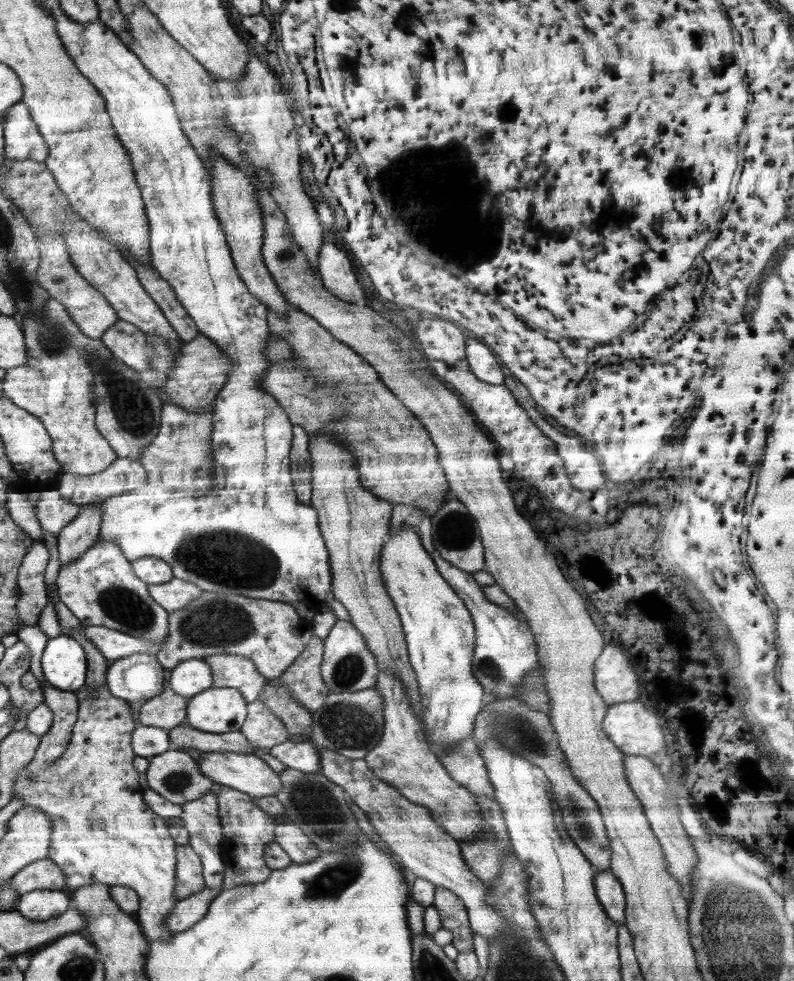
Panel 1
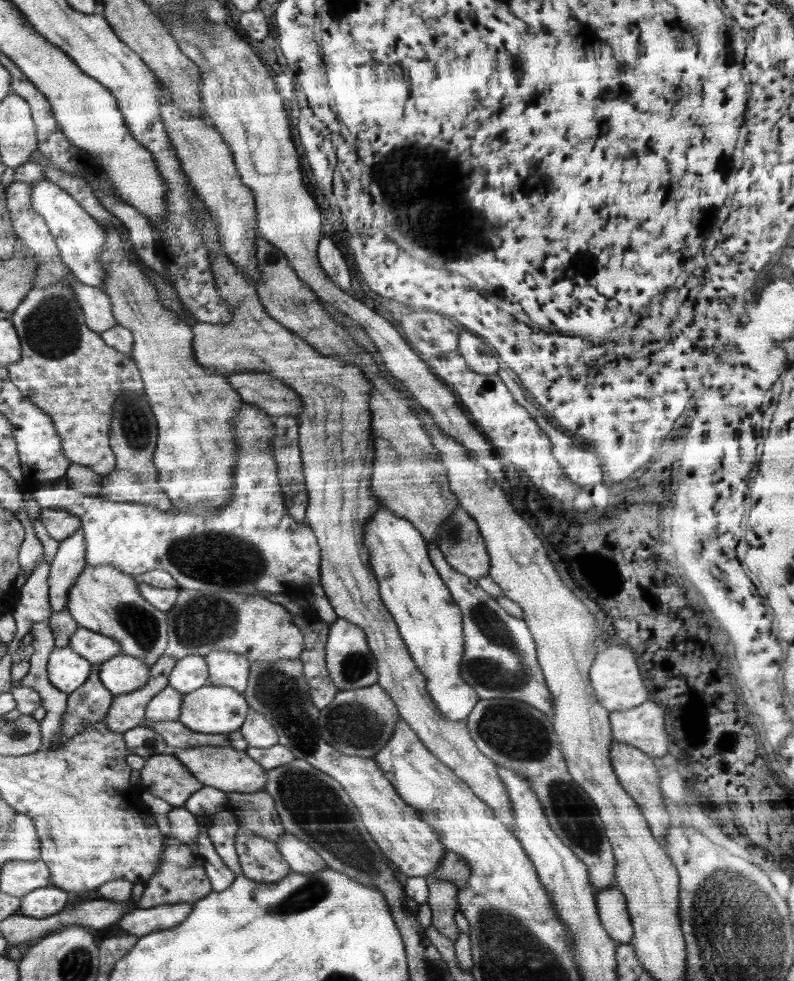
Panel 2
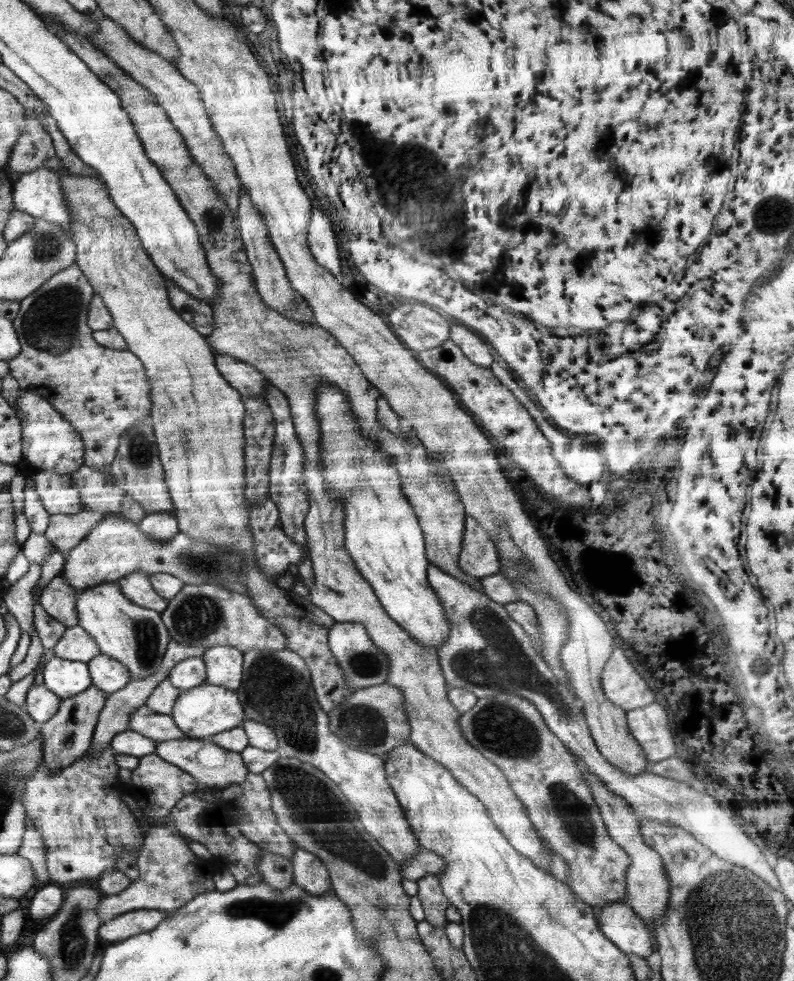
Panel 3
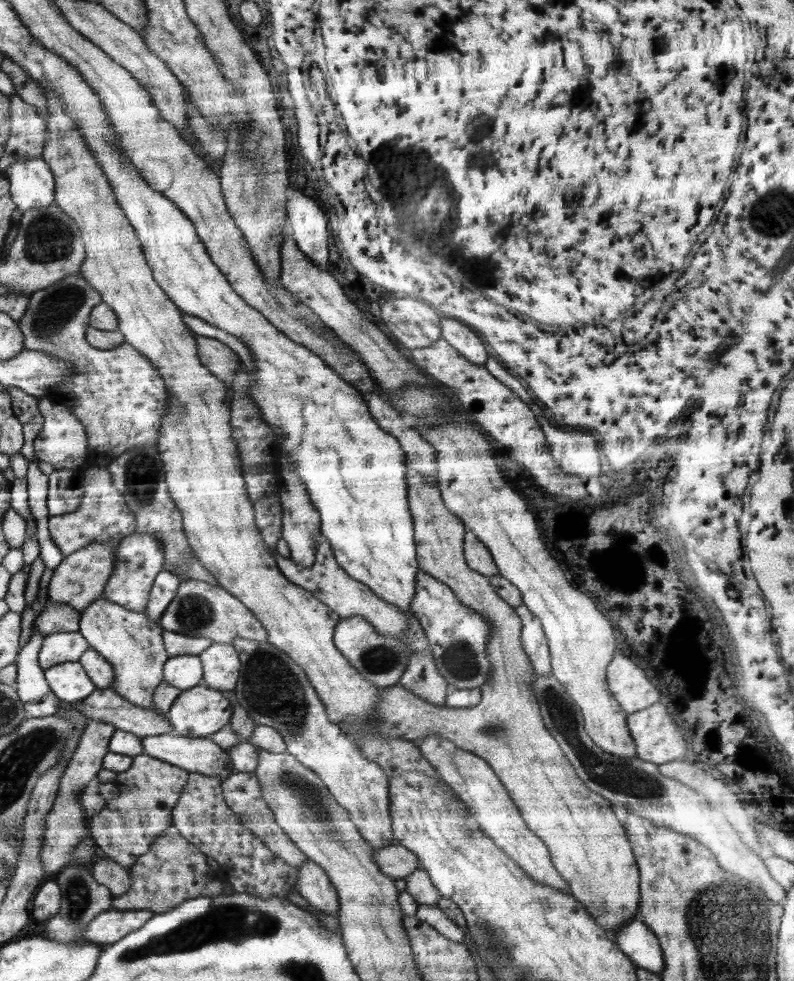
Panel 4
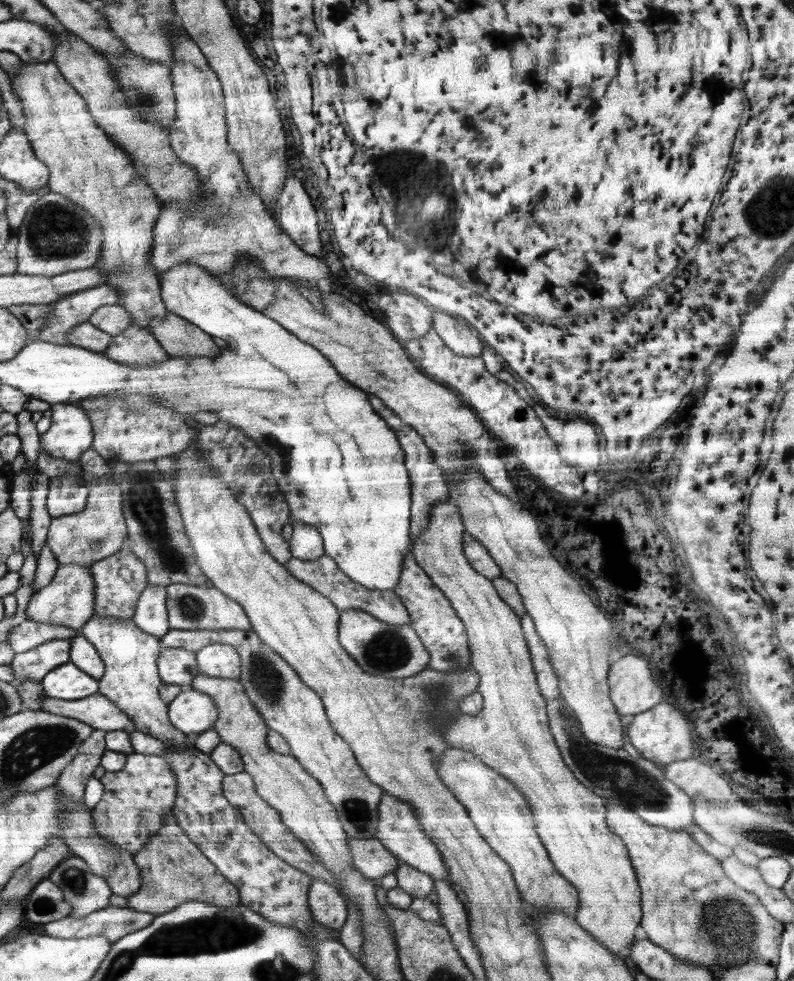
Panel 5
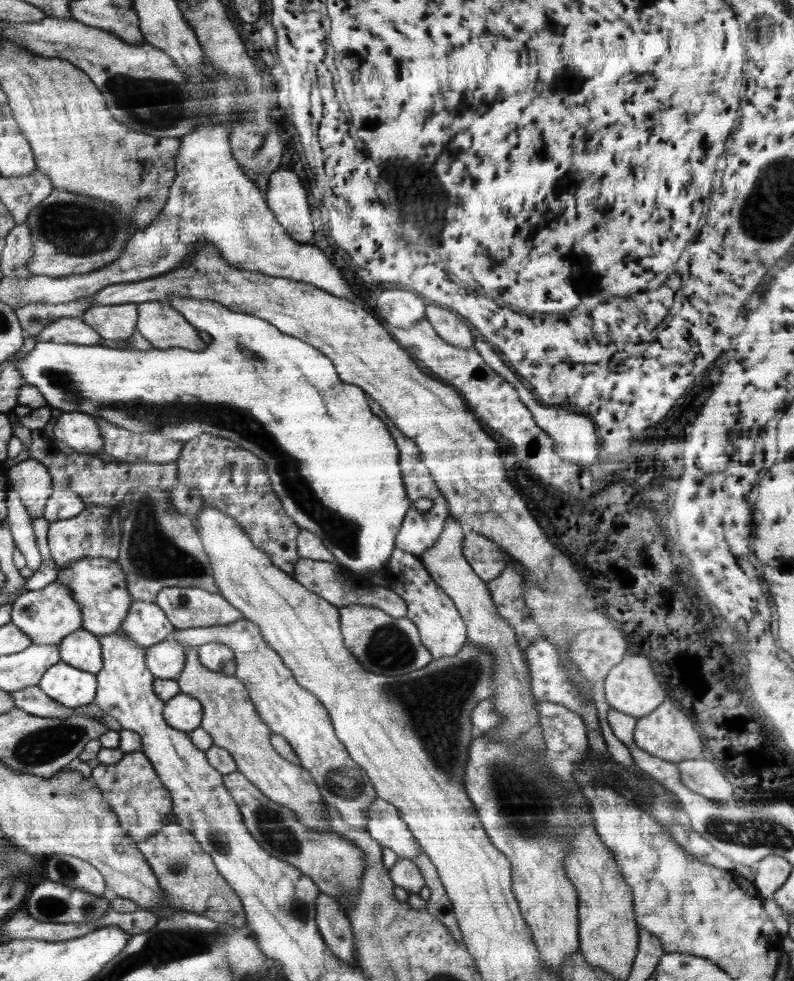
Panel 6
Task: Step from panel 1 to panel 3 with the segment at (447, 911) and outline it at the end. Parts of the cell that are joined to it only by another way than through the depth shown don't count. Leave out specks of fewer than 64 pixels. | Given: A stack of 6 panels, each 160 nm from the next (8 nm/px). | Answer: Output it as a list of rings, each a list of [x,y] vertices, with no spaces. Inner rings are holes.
[[[428,875],[420,878],[416,884],[418,884],[417,897],[422,903],[425,921],[434,926],[445,928],[448,924],[445,910],[450,902],[442,892],[439,875]]]

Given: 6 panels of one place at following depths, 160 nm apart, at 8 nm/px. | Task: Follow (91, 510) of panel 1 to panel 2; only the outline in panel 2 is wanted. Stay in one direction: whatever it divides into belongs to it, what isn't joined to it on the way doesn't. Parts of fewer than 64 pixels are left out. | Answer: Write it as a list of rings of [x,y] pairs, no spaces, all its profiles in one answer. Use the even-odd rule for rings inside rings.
[[[83,527],[58,547],[49,570],[49,607],[51,612],[67,609],[68,593],[86,567],[86,547]]]

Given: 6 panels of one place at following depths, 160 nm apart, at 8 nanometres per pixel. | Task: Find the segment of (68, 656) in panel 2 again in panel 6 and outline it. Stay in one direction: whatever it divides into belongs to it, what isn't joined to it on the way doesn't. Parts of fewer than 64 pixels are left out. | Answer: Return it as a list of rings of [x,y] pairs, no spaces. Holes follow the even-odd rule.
[[[61,660],[43,674],[38,688],[52,700],[69,707],[88,705],[98,692],[98,675],[80,670]]]

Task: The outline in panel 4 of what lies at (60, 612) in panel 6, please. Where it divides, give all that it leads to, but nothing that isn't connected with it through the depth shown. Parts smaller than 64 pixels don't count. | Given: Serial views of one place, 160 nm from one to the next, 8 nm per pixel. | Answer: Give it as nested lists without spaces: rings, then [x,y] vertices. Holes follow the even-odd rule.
[[[93,542],[91,545],[77,550],[64,557],[64,560],[55,568],[49,582],[46,600],[51,602],[68,603],[80,614],[91,602],[102,596],[108,580],[112,577],[116,564],[116,546],[108,546],[102,542]]]

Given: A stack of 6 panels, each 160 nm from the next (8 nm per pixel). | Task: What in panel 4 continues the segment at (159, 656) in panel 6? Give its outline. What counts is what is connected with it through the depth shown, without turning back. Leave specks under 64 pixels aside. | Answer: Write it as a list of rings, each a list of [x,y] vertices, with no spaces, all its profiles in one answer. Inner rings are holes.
[[[196,655],[169,657],[163,666],[163,680],[182,691],[196,686],[202,677],[203,666]]]

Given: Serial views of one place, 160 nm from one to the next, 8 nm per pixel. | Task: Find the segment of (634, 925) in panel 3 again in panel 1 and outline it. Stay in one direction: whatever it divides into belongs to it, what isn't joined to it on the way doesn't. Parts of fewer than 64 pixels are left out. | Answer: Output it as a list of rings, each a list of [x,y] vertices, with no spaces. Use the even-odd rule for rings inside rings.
[[[610,870],[596,873],[595,891],[604,912],[618,924],[625,924],[625,894],[620,881]]]

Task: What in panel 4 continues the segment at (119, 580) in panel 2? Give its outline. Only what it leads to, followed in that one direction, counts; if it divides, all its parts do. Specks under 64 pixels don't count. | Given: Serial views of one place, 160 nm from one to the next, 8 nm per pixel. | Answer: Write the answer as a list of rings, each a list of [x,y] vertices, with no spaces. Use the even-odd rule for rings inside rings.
[[[100,596],[80,614],[78,631],[90,643],[90,648],[113,663],[116,678],[110,689],[138,707],[157,711],[162,717],[167,717],[164,711],[154,708],[155,690],[164,681],[163,666],[170,657],[163,643],[162,624],[143,611],[128,610],[120,603]]]

